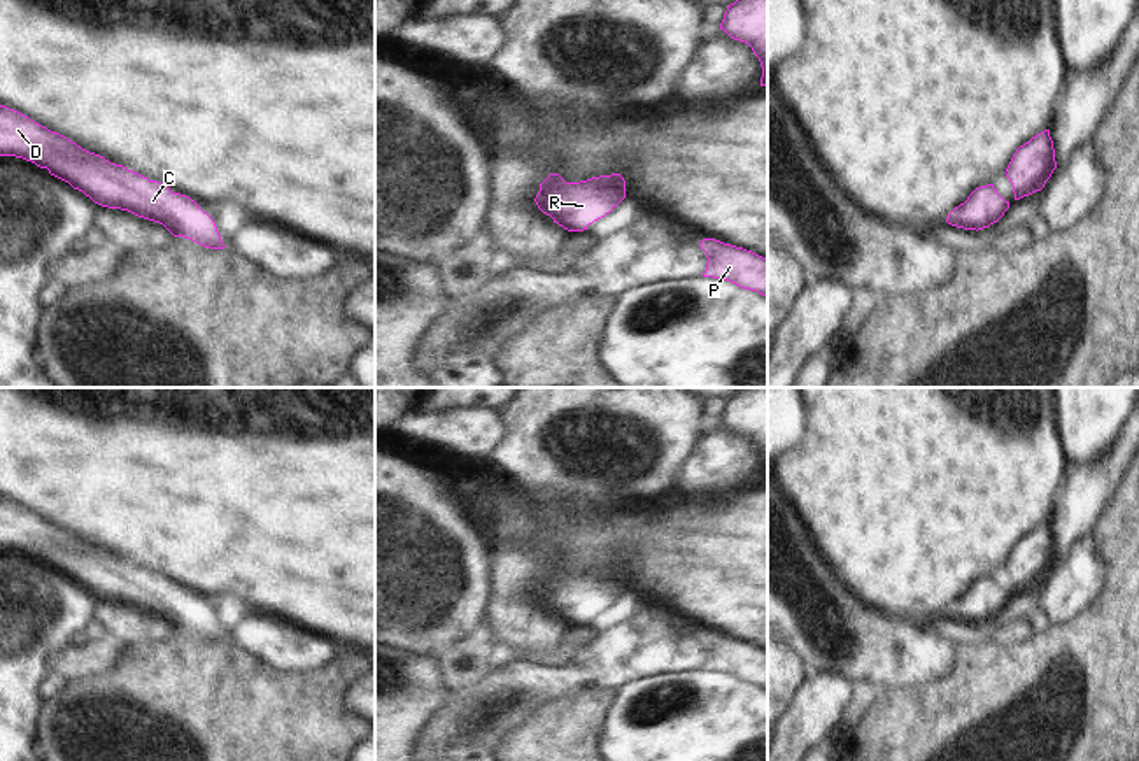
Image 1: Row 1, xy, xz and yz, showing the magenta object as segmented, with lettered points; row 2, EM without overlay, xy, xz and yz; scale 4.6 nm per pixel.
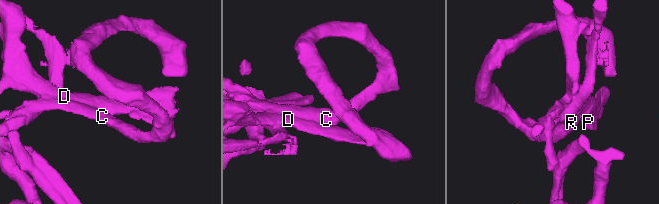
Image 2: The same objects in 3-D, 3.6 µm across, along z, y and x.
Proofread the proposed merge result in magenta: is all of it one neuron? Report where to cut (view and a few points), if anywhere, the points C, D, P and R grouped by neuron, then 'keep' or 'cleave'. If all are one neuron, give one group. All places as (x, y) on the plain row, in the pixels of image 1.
no cut | C D P R | keep

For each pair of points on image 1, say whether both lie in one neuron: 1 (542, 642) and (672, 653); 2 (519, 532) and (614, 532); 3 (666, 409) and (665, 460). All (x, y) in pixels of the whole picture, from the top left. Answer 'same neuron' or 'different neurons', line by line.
1: different neurons
2: different neurons
3: same neuron

